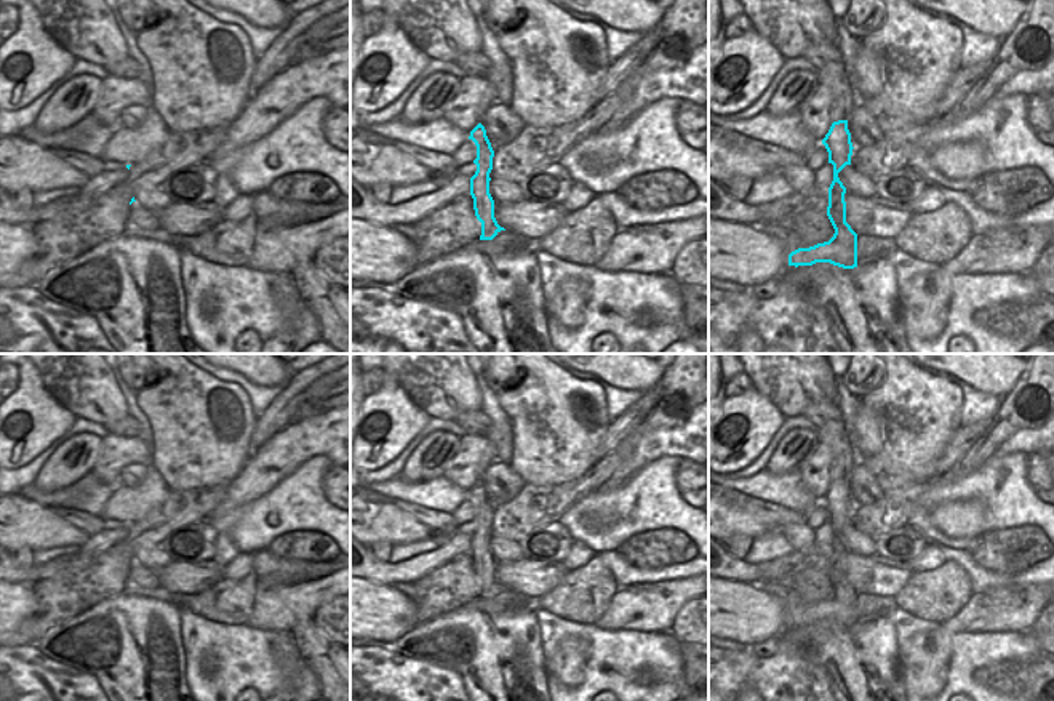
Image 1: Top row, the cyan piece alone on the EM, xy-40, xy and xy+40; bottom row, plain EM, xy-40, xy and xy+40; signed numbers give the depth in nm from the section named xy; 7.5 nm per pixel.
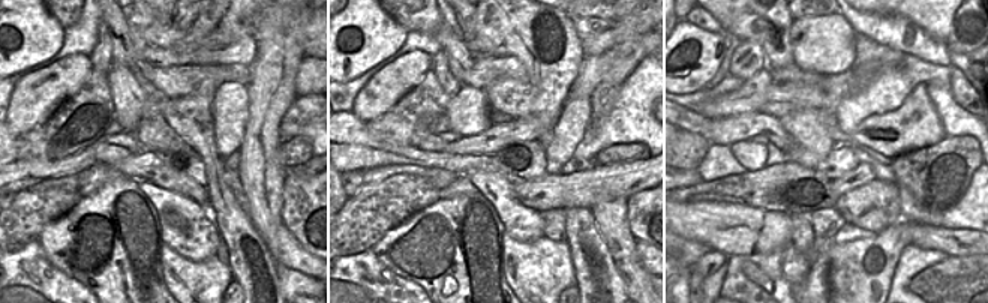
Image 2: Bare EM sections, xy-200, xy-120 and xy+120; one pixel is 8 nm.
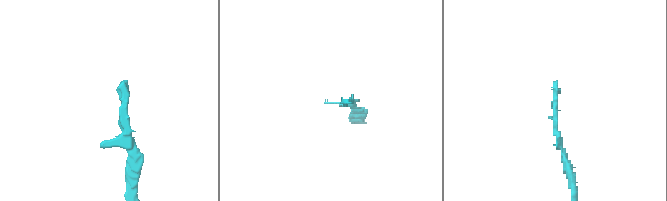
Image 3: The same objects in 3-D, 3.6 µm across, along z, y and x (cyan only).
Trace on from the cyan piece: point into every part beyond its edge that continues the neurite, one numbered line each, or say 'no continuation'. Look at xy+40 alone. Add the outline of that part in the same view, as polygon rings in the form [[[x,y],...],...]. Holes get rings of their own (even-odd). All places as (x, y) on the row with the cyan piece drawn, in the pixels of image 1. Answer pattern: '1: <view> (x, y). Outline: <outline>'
1: xy+40 (832, 74). Outline: [[[827,61],[824,66],[816,67],[819,70],[819,83],[824,83],[832,91],[832,107],[828,110],[832,123],[848,120],[857,93],[852,90],[846,75],[844,61]]]

